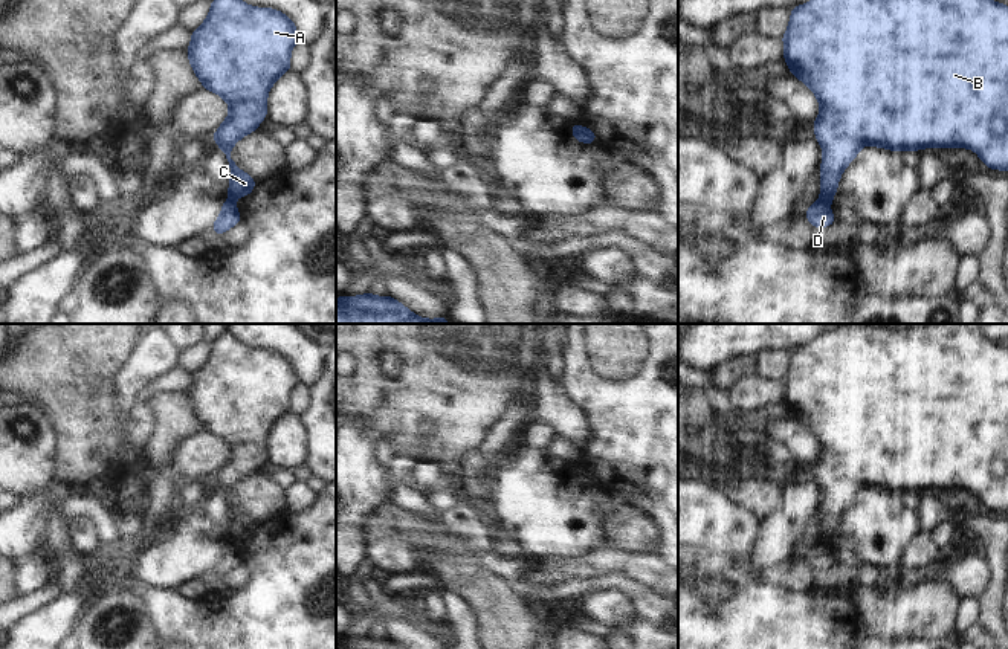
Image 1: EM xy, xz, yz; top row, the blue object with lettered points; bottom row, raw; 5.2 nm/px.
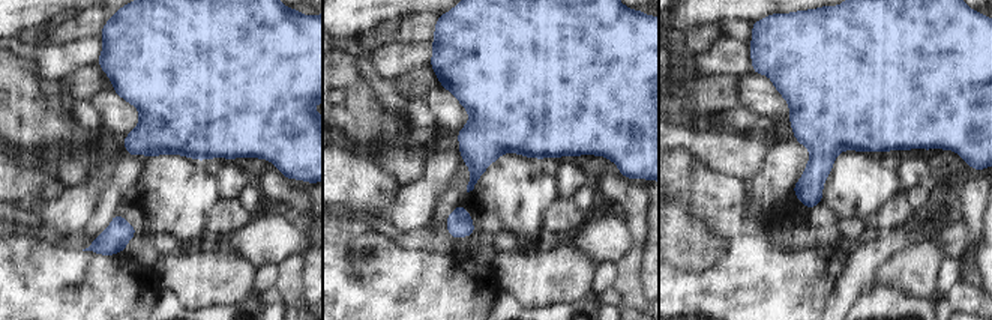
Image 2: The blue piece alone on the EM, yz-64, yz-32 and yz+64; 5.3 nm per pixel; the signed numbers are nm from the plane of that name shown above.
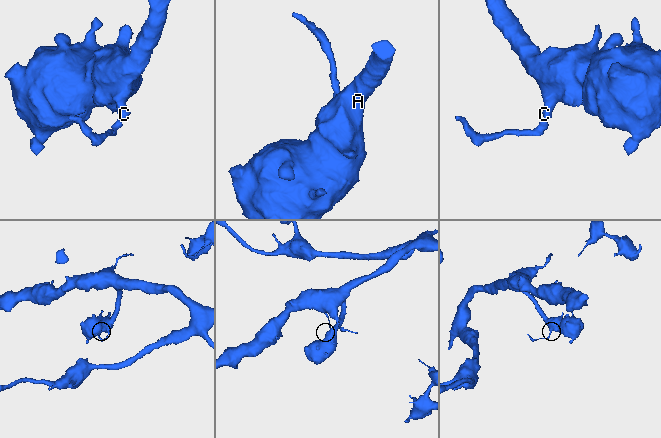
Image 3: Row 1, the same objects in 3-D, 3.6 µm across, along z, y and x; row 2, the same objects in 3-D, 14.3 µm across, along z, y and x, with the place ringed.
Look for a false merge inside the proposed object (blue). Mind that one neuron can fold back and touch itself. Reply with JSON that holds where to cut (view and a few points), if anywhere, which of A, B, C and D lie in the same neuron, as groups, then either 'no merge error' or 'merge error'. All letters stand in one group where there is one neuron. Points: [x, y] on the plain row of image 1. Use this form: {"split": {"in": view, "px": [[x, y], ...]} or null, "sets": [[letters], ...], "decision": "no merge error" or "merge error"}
{"split": {"in": "yz", "px": [[820, 539], [828, 545]]}, "sets": [["A", "B", "C"], ["D"]], "decision": "merge error"}

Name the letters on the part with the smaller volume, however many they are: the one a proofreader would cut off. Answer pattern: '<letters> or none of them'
D

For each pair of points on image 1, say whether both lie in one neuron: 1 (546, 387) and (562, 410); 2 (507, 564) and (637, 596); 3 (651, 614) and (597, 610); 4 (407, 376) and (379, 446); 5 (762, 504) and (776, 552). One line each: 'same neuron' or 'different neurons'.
1: same neuron
2: different neurons
3: different neurons
4: different neurons
5: different neurons

